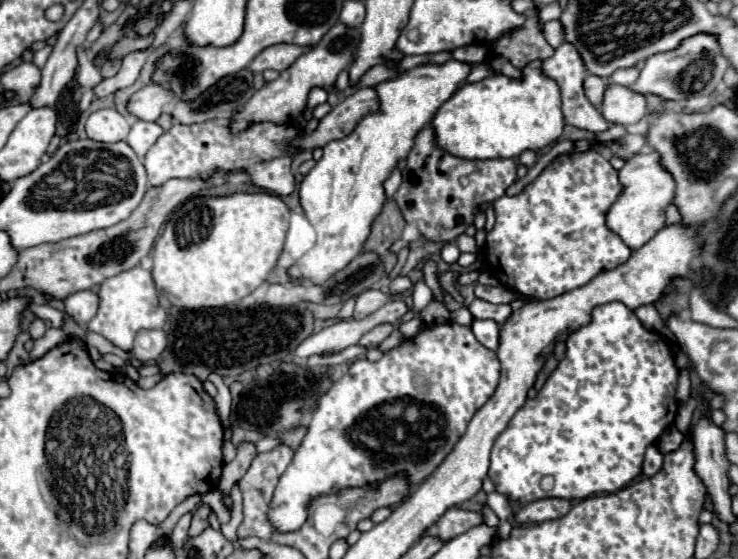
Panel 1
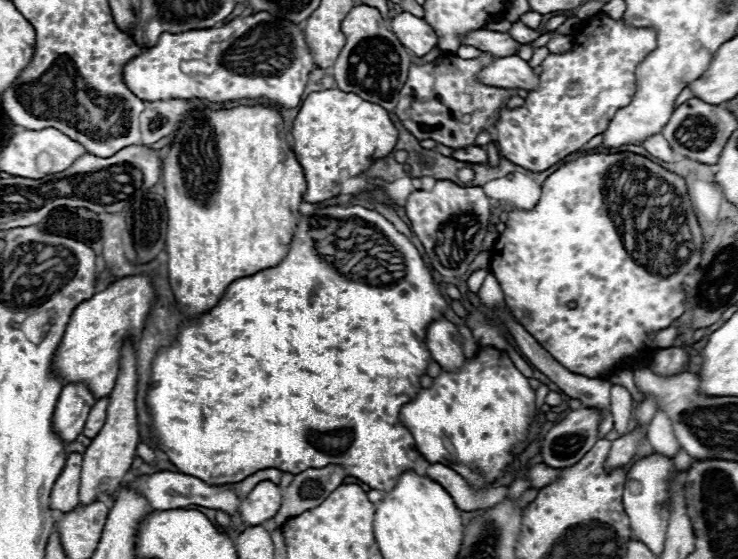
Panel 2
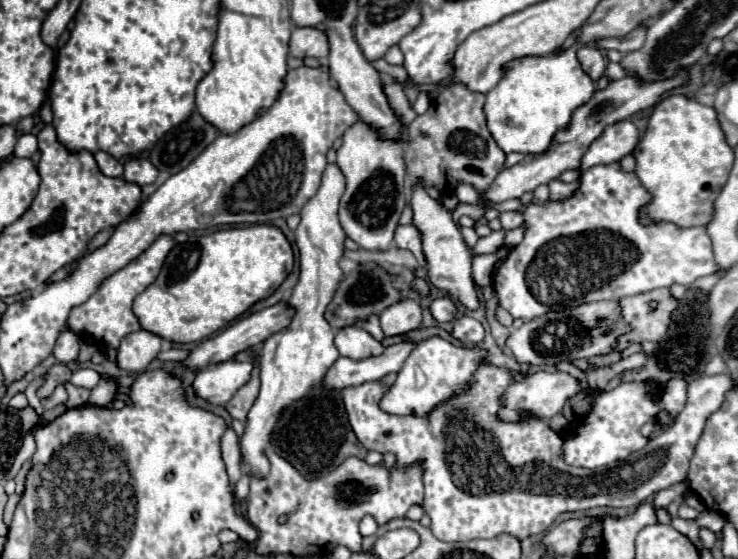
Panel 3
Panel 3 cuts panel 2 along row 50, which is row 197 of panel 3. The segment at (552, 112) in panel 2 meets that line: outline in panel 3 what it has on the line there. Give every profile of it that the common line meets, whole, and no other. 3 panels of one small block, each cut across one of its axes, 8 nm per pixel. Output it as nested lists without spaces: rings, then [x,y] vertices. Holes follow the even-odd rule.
[[[618,162],[618,164],[594,166],[586,170],[580,178],[576,192],[566,200],[546,200],[540,204],[530,204],[524,210],[524,240],[508,252],[506,260],[498,266],[498,272],[494,272],[492,288],[498,296],[498,304],[506,308],[514,318],[532,320],[550,310],[574,308],[602,298],[634,296],[662,286],[666,288],[676,282],[690,286],[694,280],[702,276],[716,274],[720,268],[714,260],[712,242],[704,226],[682,230],[674,224],[664,224],[664,222],[650,224],[650,226],[642,226],[638,222],[638,210],[640,206],[648,204],[650,198],[652,196],[640,184],[638,176],[634,172],[624,172]],[[598,234],[612,236],[610,254],[606,248],[602,250],[602,254],[590,248],[590,244],[596,242]]]

